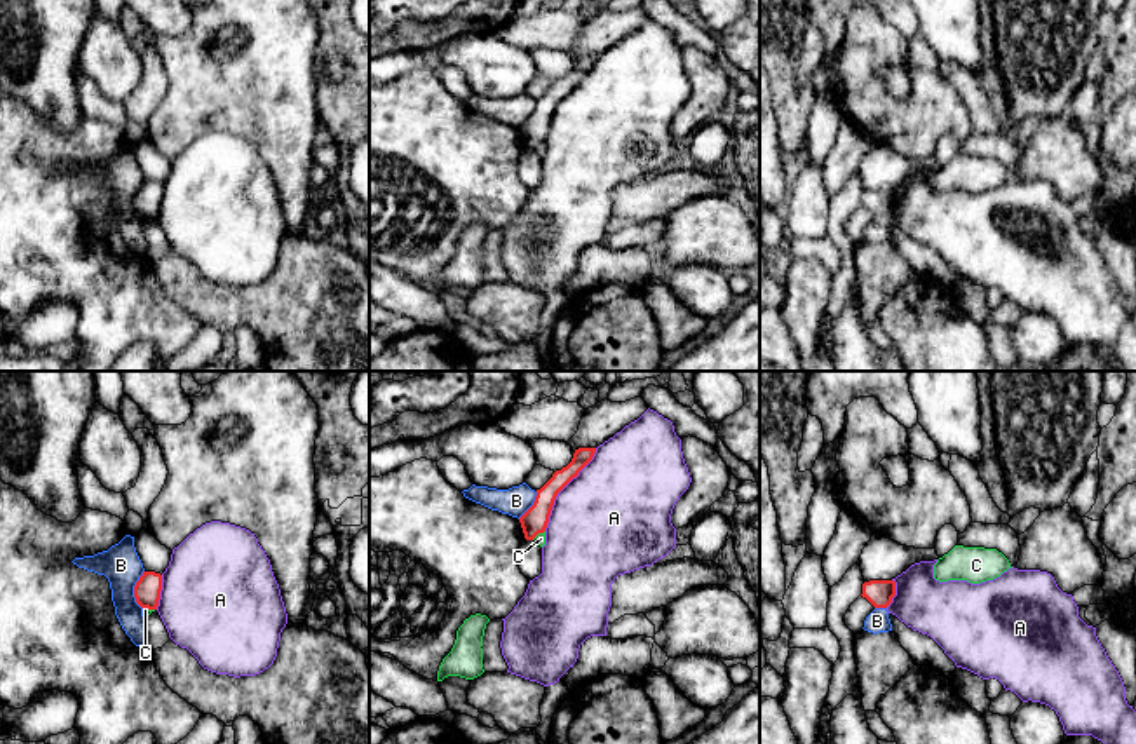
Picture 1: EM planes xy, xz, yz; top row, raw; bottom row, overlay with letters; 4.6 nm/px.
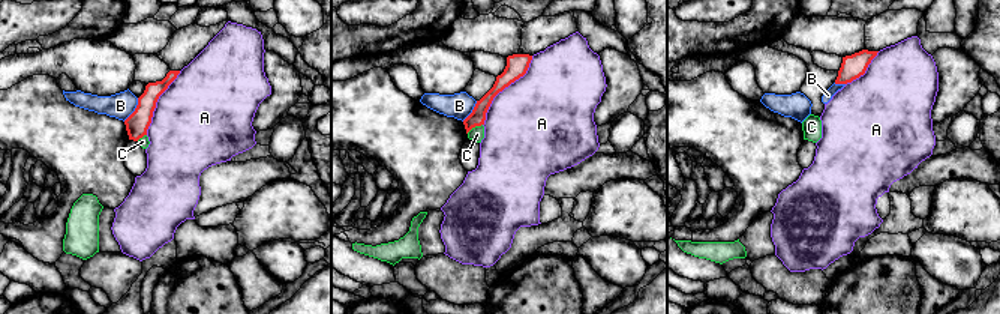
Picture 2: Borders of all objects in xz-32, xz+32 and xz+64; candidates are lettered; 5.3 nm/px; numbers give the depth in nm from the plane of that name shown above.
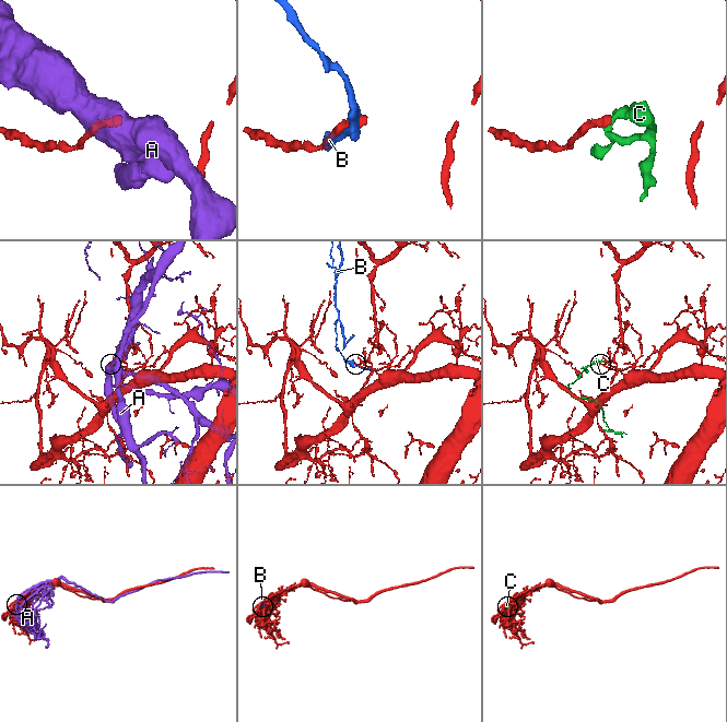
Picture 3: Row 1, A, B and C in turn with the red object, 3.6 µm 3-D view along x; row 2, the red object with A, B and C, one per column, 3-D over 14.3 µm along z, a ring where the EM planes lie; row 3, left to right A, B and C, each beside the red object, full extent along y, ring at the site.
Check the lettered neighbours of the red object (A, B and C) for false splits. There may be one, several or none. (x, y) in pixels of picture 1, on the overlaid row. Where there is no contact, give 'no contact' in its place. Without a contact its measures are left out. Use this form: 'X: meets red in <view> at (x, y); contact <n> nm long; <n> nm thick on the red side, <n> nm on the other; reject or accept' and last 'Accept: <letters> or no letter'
A: meets red in xz at (561, 488); contact 460 nm long; 120 nm thick on the red side, 500 nm on the other; reject
B: meets red in xy at (135, 589); contact 180 nm long; 130 nm thick on the red side, 180 nm on the other; reject
C: meets red in xz at (537, 534); contact 80 nm long; 120 nm thick on the red side, 50 nm on the other; reject
Accept: no letter

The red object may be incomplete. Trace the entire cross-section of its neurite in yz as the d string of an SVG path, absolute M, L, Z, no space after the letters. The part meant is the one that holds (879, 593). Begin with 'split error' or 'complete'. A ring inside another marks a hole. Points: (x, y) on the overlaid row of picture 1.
complete | M869 580L862 584L862 598L866 598L875 608L887 608L896 596L894 580Z

